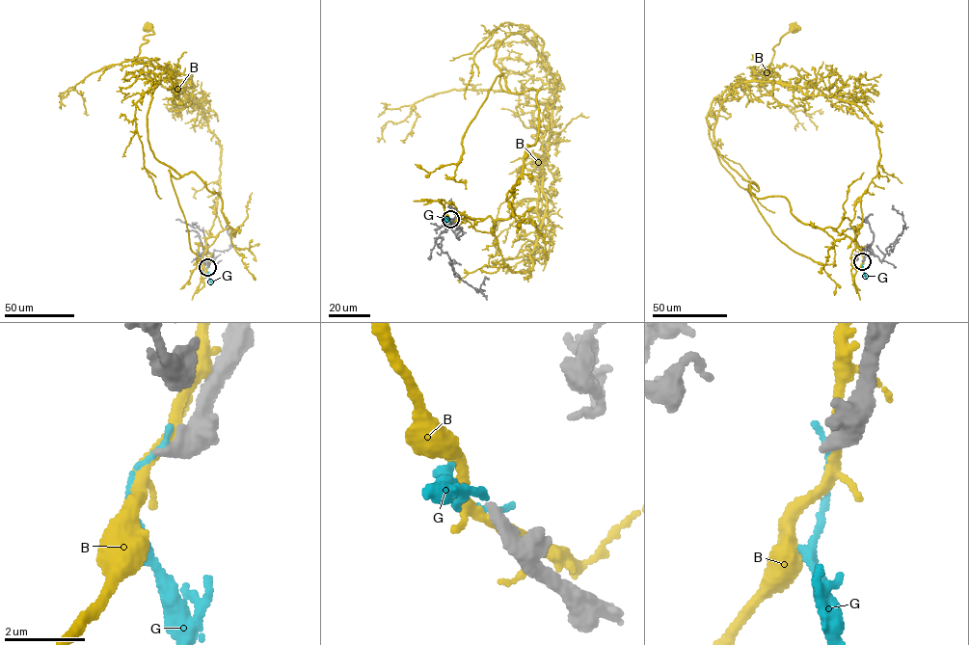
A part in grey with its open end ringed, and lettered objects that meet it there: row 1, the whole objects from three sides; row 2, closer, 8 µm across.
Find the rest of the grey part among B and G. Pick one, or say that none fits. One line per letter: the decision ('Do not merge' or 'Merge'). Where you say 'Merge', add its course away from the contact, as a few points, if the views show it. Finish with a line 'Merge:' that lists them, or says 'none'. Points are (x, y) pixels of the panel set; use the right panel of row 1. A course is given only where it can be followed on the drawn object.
B: Do not merge
G: Do not merge
Merge: none

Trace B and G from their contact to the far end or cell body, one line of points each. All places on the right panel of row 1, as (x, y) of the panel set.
B: (863, 261), (856, 239), (860, 198), (877, 172), (876, 126), (850, 103), (753, 78), (793, 28)
G: (862, 261), (867, 279)

